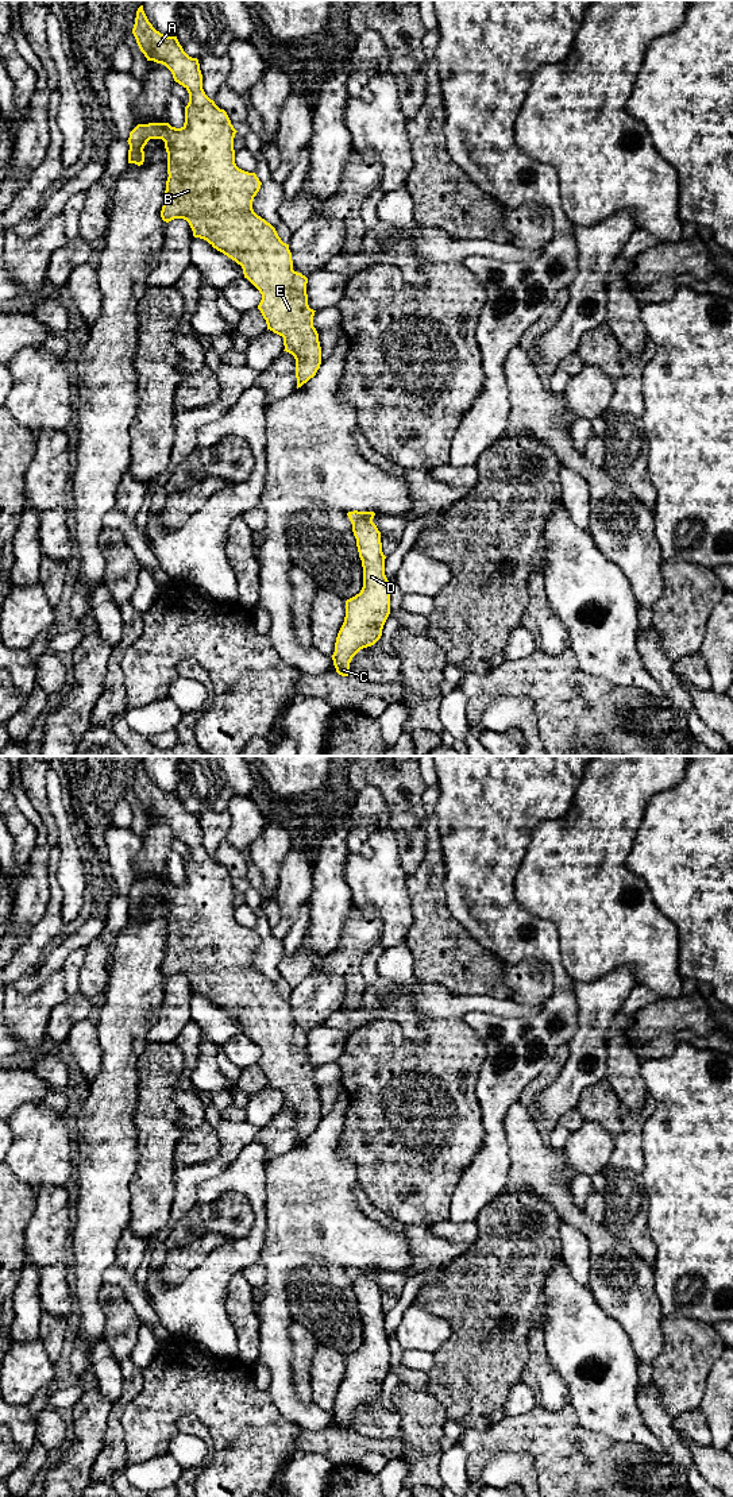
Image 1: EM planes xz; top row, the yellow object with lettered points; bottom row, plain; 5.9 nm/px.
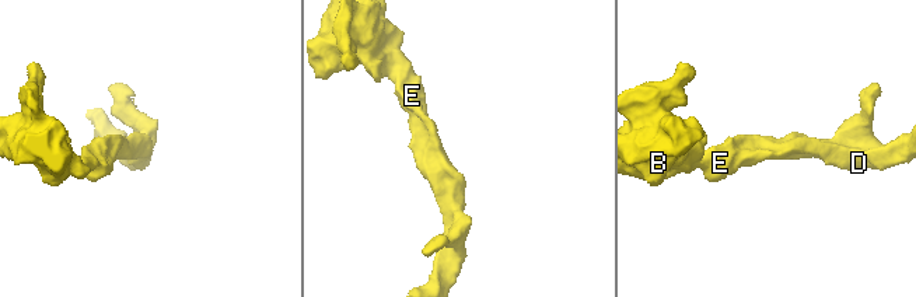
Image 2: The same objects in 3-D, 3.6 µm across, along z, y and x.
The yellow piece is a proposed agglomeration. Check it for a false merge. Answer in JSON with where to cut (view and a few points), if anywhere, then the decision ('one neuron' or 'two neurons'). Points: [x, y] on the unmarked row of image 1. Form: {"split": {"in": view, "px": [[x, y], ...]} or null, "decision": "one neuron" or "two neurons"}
{"split": null, "decision": "one neuron"}

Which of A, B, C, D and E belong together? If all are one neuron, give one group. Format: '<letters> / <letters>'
A B C D E

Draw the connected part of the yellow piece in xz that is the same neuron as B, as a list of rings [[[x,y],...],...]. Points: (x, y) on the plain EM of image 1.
[[[143,761],[136,767],[132,790],[147,817],[165,821],[175,838],[189,849],[185,879],[181,884],[169,879],[138,880],[128,894],[128,919],[144,918],[144,902],[150,895],[162,895],[167,908],[167,937],[161,967],[163,977],[184,975],[193,992],[207,996],[242,1022],[247,1034],[262,1050],[258,1061],[267,1085],[283,1093],[286,1108],[296,1115],[297,1145],[313,1134],[321,1120],[319,1089],[313,1083],[313,1065],[308,1061],[308,1034],[293,1026],[289,1000],[283,999],[275,984],[252,965],[252,957],[262,938],[255,929],[239,925],[235,919],[234,894],[238,888],[224,865],[220,865],[202,845],[202,830],[197,814],[189,813],[177,792],[166,792],[148,778]]]

